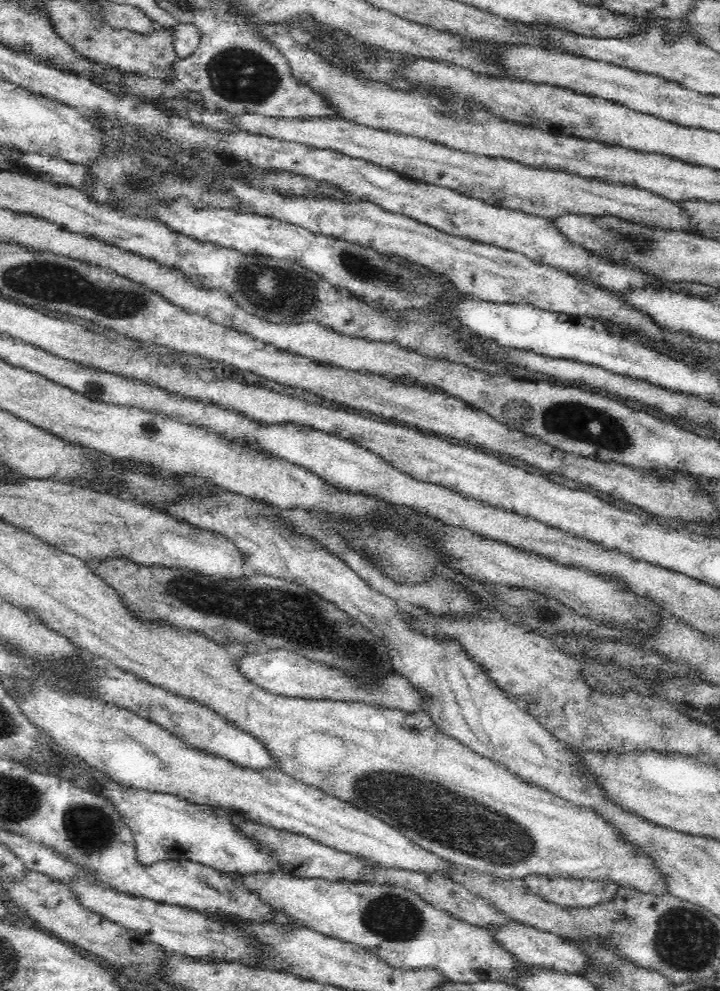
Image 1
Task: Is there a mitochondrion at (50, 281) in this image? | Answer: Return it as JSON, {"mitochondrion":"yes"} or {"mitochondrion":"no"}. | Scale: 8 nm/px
{"mitochondrion":"yes"}

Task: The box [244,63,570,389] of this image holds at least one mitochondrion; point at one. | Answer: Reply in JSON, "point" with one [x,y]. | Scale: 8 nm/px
{"point":[356,265]}

